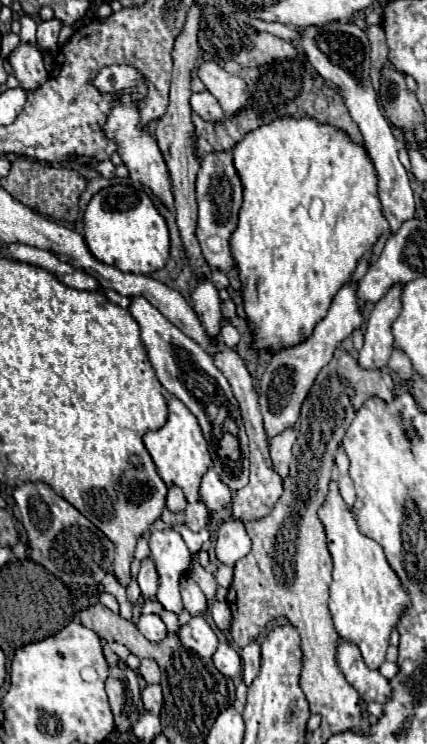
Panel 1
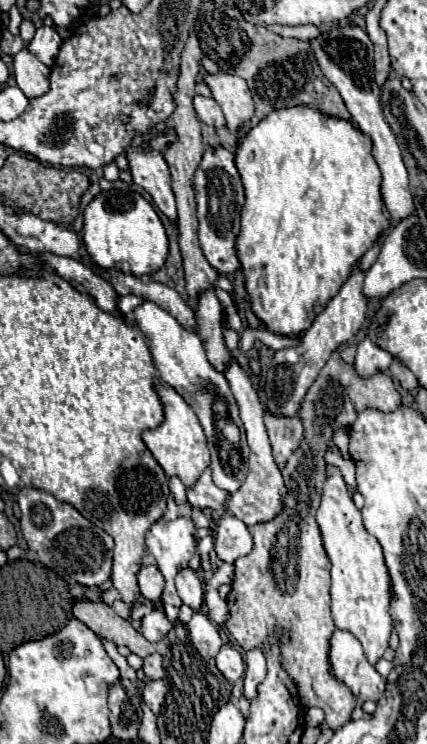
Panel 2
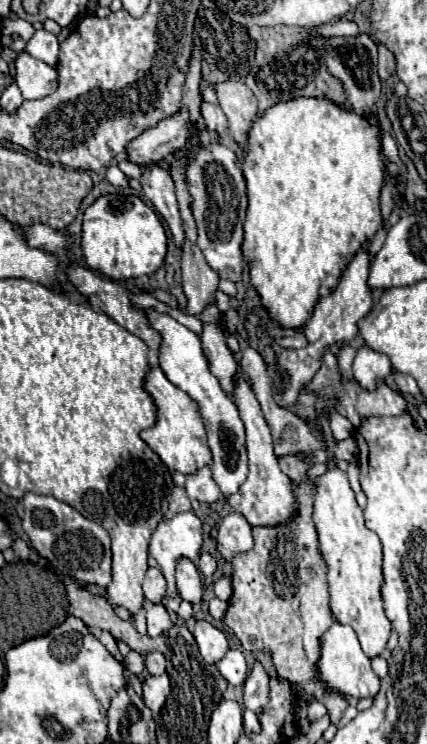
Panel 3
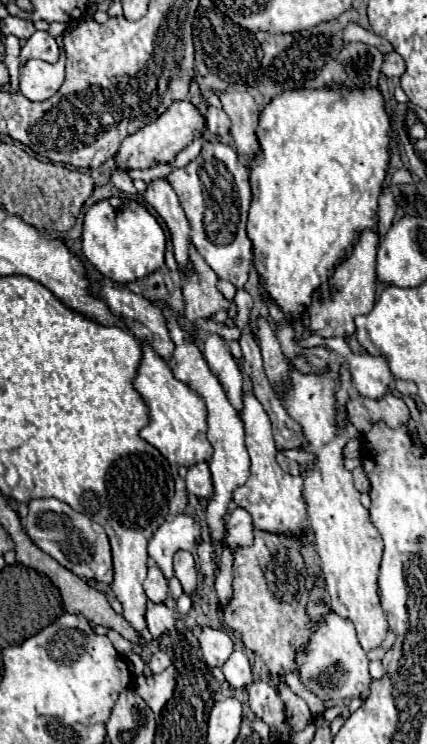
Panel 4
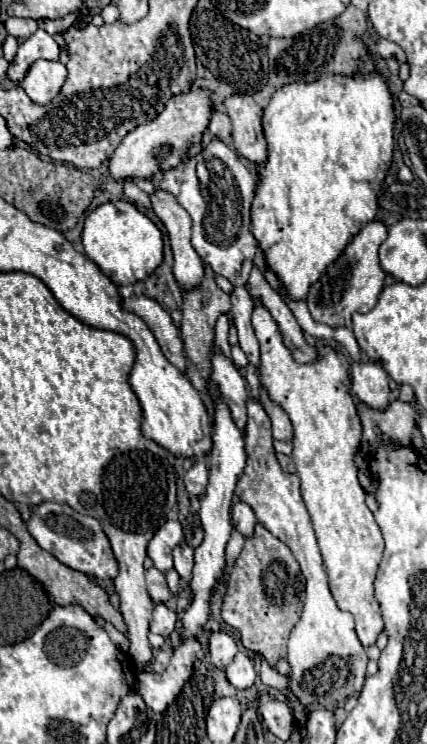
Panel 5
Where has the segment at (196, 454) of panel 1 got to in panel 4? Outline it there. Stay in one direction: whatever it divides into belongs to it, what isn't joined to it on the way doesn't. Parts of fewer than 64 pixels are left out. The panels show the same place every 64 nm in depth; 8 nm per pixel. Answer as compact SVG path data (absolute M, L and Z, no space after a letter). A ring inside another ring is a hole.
M140 340L140 346L142 346L142 362L134 378L134 388L144 398L150 414L150 422L140 430L140 436L152 446L156 446L172 464L194 466L198 462L208 462L212 458L212 446L206 438L208 424L206 424L204 400L186 382L174 378L168 362L160 358L150 348L148 342Z

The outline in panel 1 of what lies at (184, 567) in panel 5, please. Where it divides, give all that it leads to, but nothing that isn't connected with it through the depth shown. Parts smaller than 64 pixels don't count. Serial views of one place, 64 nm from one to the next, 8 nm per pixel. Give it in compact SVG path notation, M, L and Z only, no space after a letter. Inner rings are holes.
M190 576L180 578L180 594L182 594L182 600L184 600L184 608L192 616L202 614L206 610L206 596L202 594L200 586Z

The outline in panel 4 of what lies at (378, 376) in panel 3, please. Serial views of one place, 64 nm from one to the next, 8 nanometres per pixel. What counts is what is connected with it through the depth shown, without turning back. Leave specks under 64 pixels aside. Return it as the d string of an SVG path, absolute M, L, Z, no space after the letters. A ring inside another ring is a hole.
M310 335L296 339L296 342L307 348L323 345L342 356L348 362L348 370L352 374L352 382L356 390L364 398L380 400L388 392L388 384L392 382L392 372L382 356L354 354L345 340L340 337L325 339Z

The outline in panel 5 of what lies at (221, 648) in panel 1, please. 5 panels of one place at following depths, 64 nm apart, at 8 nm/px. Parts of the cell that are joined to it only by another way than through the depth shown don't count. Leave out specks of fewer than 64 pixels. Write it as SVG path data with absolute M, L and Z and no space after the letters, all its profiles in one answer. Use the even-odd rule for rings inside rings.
M238 652L236 658L228 664L226 676L228 676L228 682L232 686L236 686L238 690L250 690L254 686L254 680L256 680L256 672L254 672L252 660L246 654Z

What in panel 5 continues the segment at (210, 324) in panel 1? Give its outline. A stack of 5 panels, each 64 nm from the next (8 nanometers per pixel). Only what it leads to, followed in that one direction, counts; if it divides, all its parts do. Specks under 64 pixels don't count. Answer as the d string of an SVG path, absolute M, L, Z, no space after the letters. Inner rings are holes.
M218 348L212 350L212 380L216 382L222 400L228 404L232 420L244 432L246 420L248 420L246 416L246 402L248 402L246 380L240 374L240 370L236 370L232 360L222 356Z

